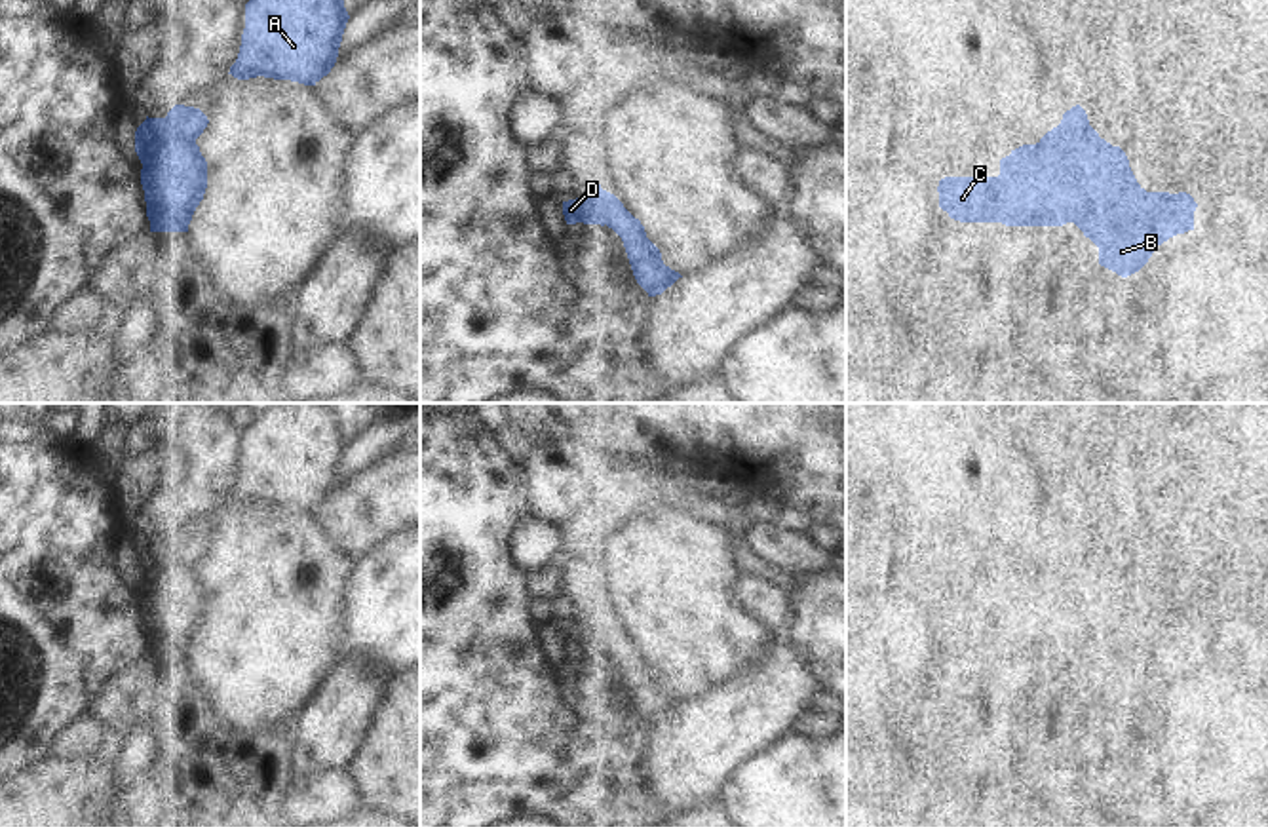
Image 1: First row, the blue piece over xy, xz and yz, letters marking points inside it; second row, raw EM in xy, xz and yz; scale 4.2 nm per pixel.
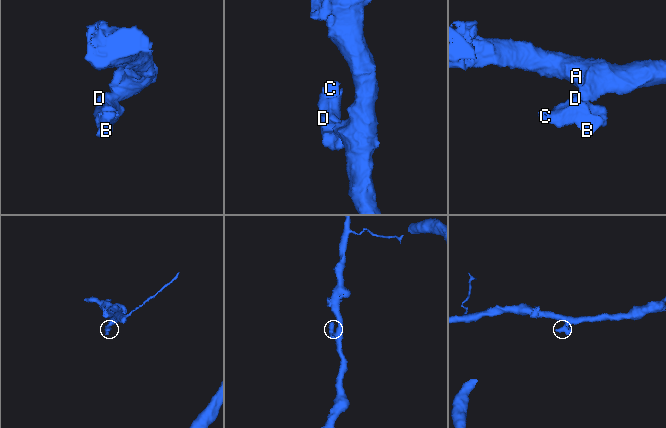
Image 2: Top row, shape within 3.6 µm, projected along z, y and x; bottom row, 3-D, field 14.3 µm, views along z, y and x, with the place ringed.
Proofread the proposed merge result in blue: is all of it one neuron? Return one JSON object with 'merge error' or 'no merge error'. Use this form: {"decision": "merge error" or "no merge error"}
{"decision": "merge error"}

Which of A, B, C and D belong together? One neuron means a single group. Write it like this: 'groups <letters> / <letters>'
groups A / B C D

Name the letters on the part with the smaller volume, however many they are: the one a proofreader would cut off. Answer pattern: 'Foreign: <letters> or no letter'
Foreign: B, C, D

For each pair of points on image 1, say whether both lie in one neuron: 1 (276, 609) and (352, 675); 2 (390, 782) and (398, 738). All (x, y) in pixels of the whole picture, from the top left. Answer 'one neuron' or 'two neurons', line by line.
1: two neurons
2: one neuron

